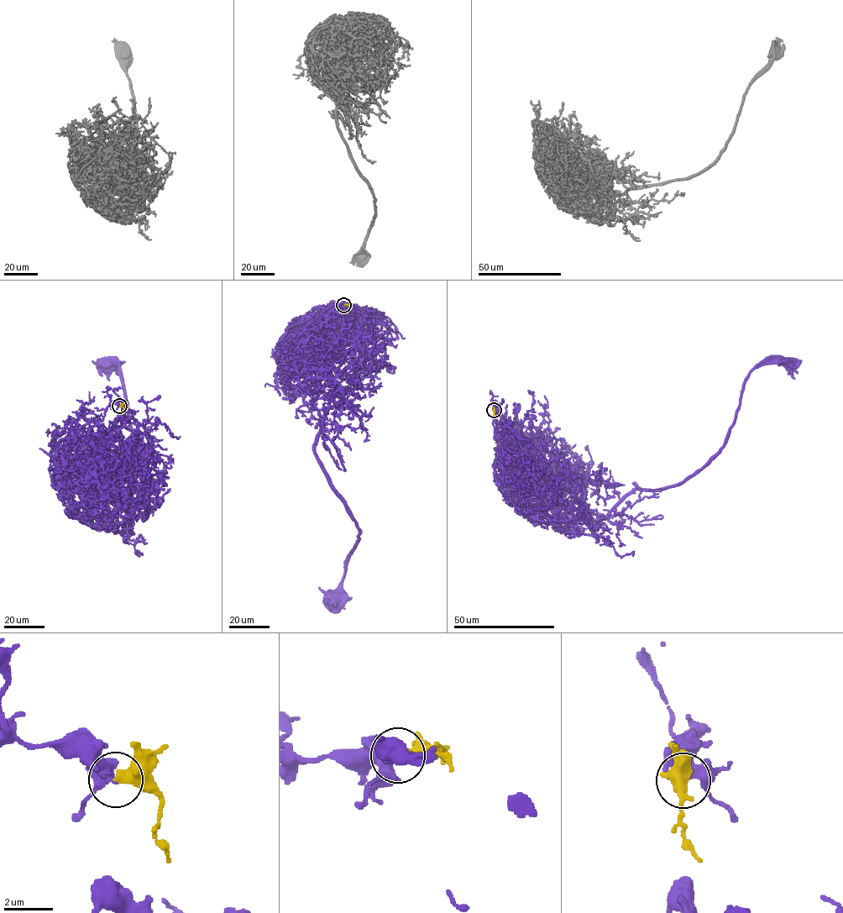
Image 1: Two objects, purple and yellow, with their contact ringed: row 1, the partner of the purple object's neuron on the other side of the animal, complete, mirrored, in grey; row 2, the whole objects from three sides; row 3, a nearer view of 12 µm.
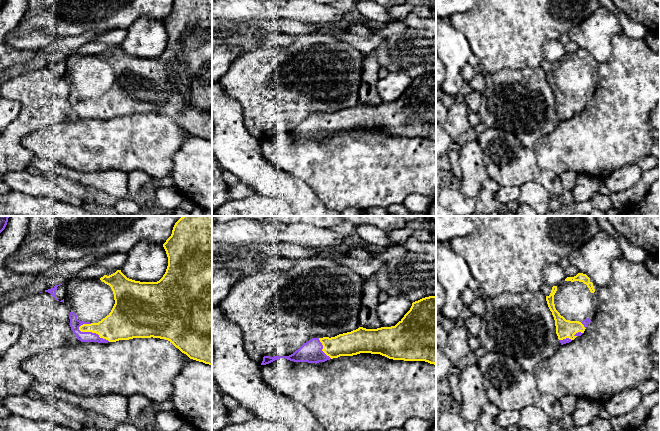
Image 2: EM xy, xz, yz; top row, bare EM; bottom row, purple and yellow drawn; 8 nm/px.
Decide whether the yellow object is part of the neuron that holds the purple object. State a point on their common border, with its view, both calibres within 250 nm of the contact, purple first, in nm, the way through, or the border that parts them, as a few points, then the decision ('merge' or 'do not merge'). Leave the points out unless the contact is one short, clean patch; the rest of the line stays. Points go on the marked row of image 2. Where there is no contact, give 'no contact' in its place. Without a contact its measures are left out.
contact xy (93, 333); calibres 80 and 260 nm; way xy (74, 322), (81, 331), (93, 333), (103, 332), (122, 323); merge

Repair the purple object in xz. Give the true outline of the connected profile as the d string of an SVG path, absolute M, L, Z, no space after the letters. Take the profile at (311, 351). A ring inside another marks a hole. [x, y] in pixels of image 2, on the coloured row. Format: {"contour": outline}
{"contour": "M436 296L413 302L410 310L395 326L377 329L359 327L331 338L312 338L289 356L264 356L261 365L280 358L317 364L340 356L353 356L360 353L380 354L393 360L425 361L436 365Z"}

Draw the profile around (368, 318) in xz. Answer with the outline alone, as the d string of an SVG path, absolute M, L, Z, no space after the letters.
M373 277L367 279L364 287L361 310L358 316L358 325L366 329L377 329L382 327L376 309L378 306L378 295L380 289Z

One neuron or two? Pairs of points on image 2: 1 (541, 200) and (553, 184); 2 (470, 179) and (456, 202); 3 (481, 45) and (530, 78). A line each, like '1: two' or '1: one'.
1: two
2: two
3: two

